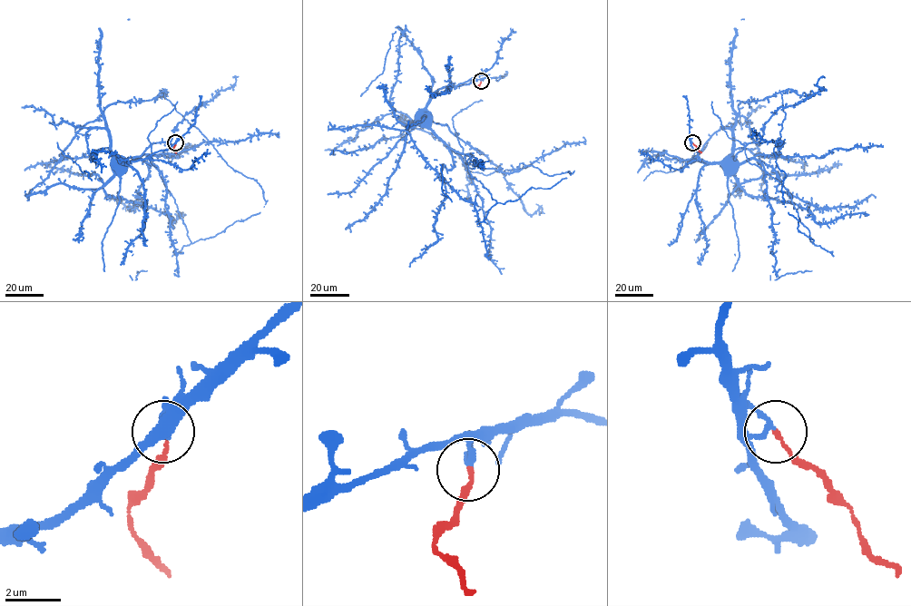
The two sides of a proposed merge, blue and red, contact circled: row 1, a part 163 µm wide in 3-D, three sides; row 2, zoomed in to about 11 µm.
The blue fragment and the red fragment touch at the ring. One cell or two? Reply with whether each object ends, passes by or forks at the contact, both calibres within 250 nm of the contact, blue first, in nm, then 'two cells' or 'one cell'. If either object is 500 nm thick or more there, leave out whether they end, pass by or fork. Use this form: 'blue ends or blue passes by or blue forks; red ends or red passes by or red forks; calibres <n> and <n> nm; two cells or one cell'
blue ends; red ends; calibres 240 and 130 nm; two cells

